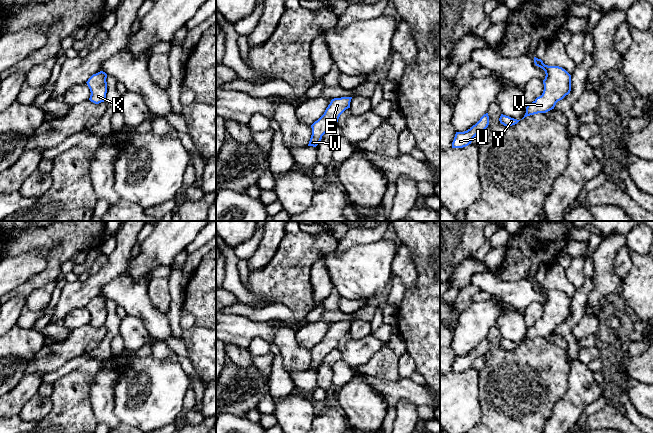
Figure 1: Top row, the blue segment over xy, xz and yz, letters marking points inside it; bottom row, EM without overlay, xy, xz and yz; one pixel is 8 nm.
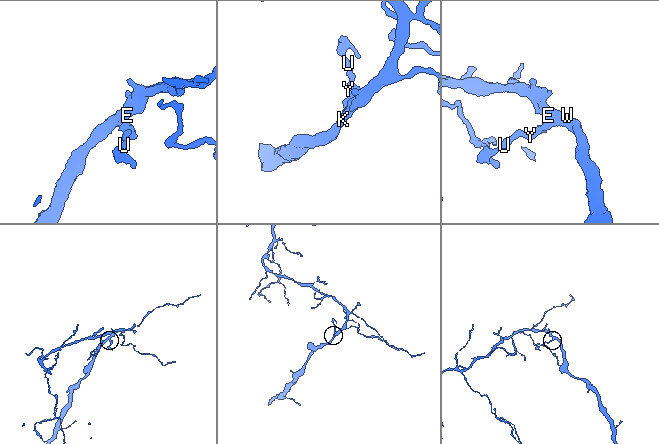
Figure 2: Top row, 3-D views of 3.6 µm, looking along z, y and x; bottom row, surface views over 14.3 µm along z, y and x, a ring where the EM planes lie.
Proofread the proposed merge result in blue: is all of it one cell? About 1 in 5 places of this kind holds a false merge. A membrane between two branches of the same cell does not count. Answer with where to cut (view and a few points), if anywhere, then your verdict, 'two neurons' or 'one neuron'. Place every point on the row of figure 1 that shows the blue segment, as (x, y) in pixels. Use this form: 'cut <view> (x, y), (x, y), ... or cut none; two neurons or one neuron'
cut none; one neuron

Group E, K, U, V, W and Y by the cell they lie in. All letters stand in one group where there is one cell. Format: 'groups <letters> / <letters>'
groups E K U V W Y

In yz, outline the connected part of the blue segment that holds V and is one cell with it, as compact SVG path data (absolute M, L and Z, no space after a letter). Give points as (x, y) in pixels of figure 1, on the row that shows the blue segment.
M534 57L534 63L545 71L544 90L541 96L527 104L526 113L522 119L554 109L556 103L571 91L571 75L565 69L559 66L545 65L541 59L536 57Z

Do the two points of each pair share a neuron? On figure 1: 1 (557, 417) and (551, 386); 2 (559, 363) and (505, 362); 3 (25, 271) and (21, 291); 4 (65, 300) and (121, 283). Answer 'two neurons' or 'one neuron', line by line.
1: two neurons
2: one neuron
3: two neurons
4: two neurons

